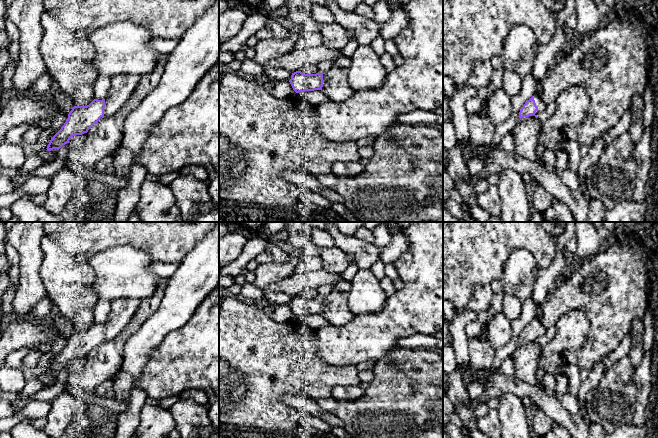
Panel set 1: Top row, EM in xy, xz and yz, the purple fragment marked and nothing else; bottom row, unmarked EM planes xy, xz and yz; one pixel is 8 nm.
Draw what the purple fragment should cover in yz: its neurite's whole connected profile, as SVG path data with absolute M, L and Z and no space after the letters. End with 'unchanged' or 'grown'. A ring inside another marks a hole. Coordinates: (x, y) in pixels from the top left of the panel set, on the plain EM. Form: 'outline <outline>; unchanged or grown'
outline M537 315L529 324L525 326L519 336L519 342L527 344L530 342L537 341L537 339L546 332L546 328L539 315Z; grown

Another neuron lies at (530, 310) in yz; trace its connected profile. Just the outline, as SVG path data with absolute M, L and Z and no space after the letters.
M531 298L522 302L520 316L517 319L511 320L511 327L513 330L511 339L503 347L495 350L493 364L490 367L488 377L490 377L496 370L500 369L501 364L515 351L517 345L520 343L519 336L521 332L527 324L539 315L539 310L540 308Z

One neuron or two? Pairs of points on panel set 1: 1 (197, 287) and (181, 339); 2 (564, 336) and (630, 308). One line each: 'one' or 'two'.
1: two
2: two

